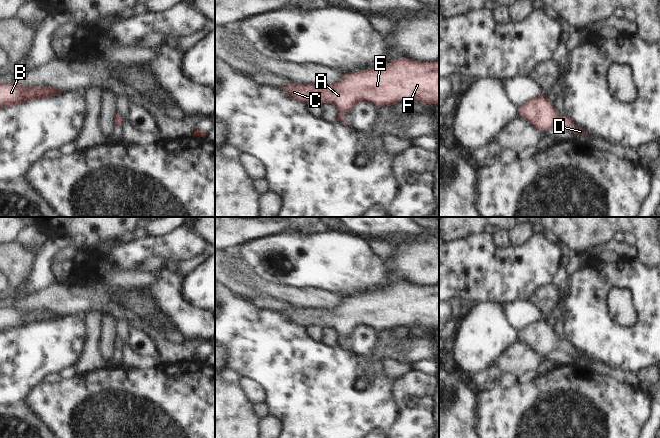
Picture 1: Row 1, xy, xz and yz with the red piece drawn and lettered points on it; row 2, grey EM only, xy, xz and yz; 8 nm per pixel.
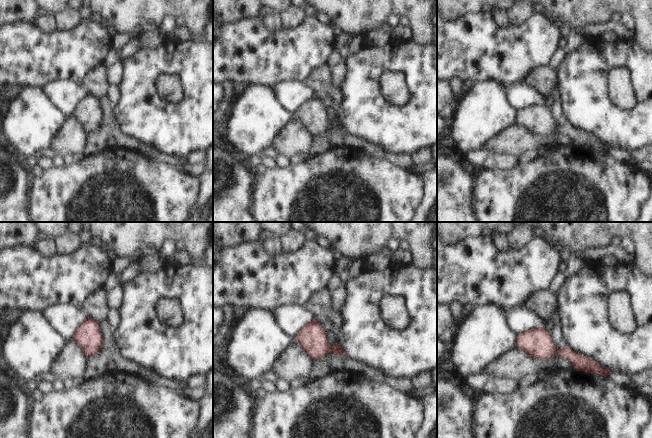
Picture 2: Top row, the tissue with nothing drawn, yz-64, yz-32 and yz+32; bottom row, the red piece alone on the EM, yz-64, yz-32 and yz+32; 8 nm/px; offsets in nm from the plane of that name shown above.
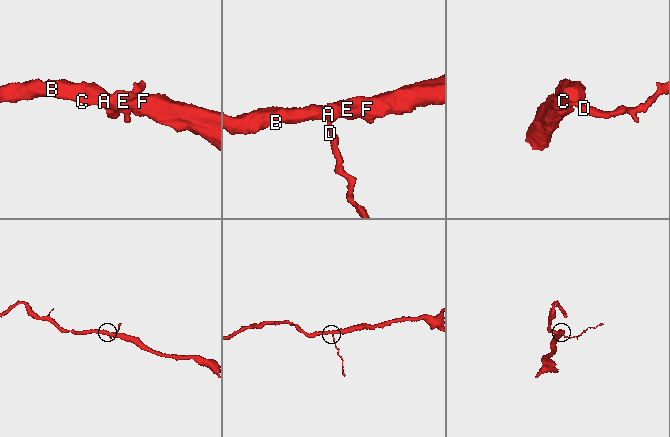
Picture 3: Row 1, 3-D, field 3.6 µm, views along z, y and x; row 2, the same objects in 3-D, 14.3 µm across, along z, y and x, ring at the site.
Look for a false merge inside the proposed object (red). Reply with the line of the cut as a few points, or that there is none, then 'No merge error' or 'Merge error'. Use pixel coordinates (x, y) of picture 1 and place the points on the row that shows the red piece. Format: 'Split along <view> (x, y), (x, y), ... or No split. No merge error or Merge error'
No split. No merge error.

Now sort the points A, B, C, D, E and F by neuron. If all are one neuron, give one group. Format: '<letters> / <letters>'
A B C D E F

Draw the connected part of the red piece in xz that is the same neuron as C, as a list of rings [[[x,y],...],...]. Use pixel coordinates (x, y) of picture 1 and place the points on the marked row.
[[[396,59],[377,69],[368,69],[356,73],[346,73],[341,81],[333,84],[290,83],[281,87],[288,92],[288,96],[303,103],[330,103],[339,111],[337,121],[348,125],[344,121],[347,111],[352,111],[359,103],[374,103],[377,107],[392,106],[401,101],[411,103],[418,101],[422,104],[439,103],[439,61],[423,63],[412,59]]]

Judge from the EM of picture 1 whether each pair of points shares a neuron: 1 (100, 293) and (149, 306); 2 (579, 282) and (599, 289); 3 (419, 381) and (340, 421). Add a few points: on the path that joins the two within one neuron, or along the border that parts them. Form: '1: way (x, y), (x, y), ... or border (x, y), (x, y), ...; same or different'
1: way (112, 302), (137, 302); same
2: way (584, 284), (594, 286); same
3: border (396, 379), (395, 399), (399, 407), (400, 416); different

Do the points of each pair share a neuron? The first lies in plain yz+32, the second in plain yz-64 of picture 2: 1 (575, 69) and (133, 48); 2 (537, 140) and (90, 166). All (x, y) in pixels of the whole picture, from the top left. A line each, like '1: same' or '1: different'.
1: different
2: different

